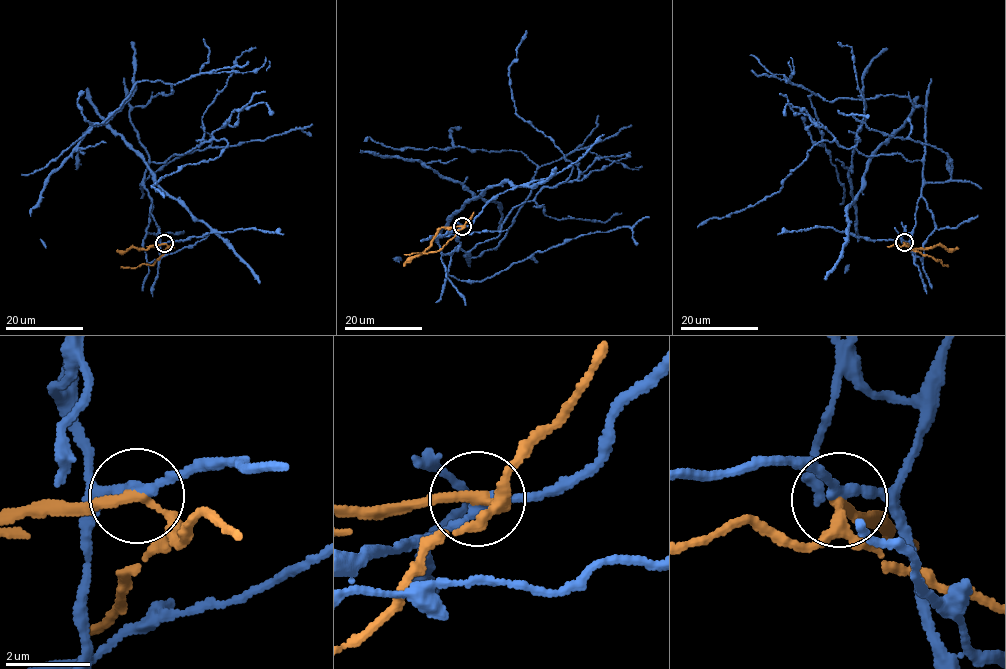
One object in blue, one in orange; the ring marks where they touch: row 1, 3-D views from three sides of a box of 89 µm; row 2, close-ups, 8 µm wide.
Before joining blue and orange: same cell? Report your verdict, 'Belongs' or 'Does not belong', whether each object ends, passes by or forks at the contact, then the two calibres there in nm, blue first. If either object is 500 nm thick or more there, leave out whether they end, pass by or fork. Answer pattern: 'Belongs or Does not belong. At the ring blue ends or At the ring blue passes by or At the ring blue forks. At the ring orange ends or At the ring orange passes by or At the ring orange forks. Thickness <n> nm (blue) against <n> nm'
Does not belong. At the ring blue passes by. At the ring orange passes by. Thickness 240 nm (blue) against 220 nm

